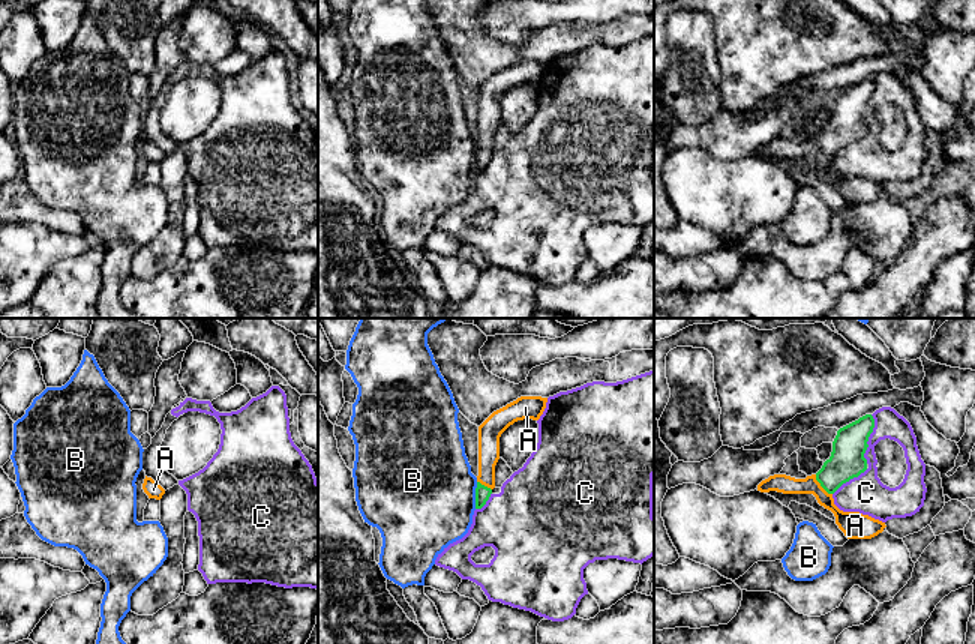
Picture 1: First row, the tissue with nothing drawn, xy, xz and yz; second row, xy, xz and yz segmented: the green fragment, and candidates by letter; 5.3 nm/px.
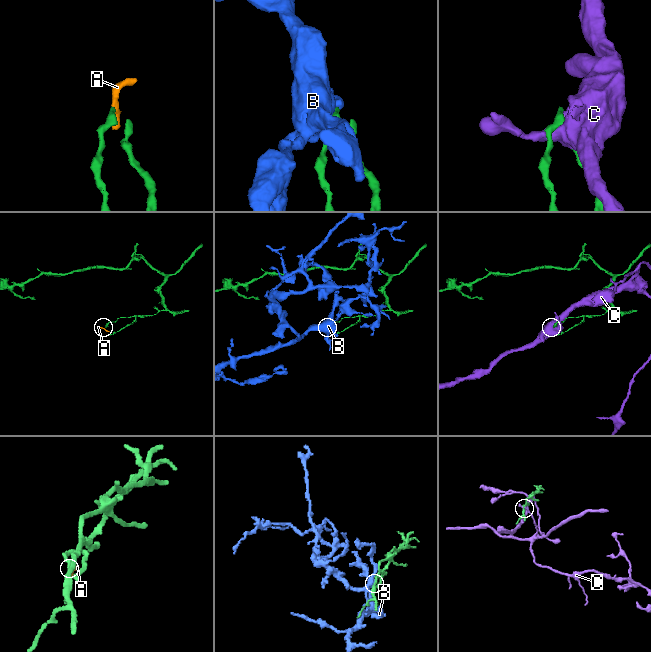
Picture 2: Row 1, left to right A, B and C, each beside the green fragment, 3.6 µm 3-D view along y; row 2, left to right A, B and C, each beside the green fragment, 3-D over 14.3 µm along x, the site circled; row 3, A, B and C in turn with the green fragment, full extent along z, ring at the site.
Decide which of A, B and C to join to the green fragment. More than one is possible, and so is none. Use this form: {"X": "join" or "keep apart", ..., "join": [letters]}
{"A": "join", "B": "keep apart", "C": "keep apart", "join": ["A"]}

